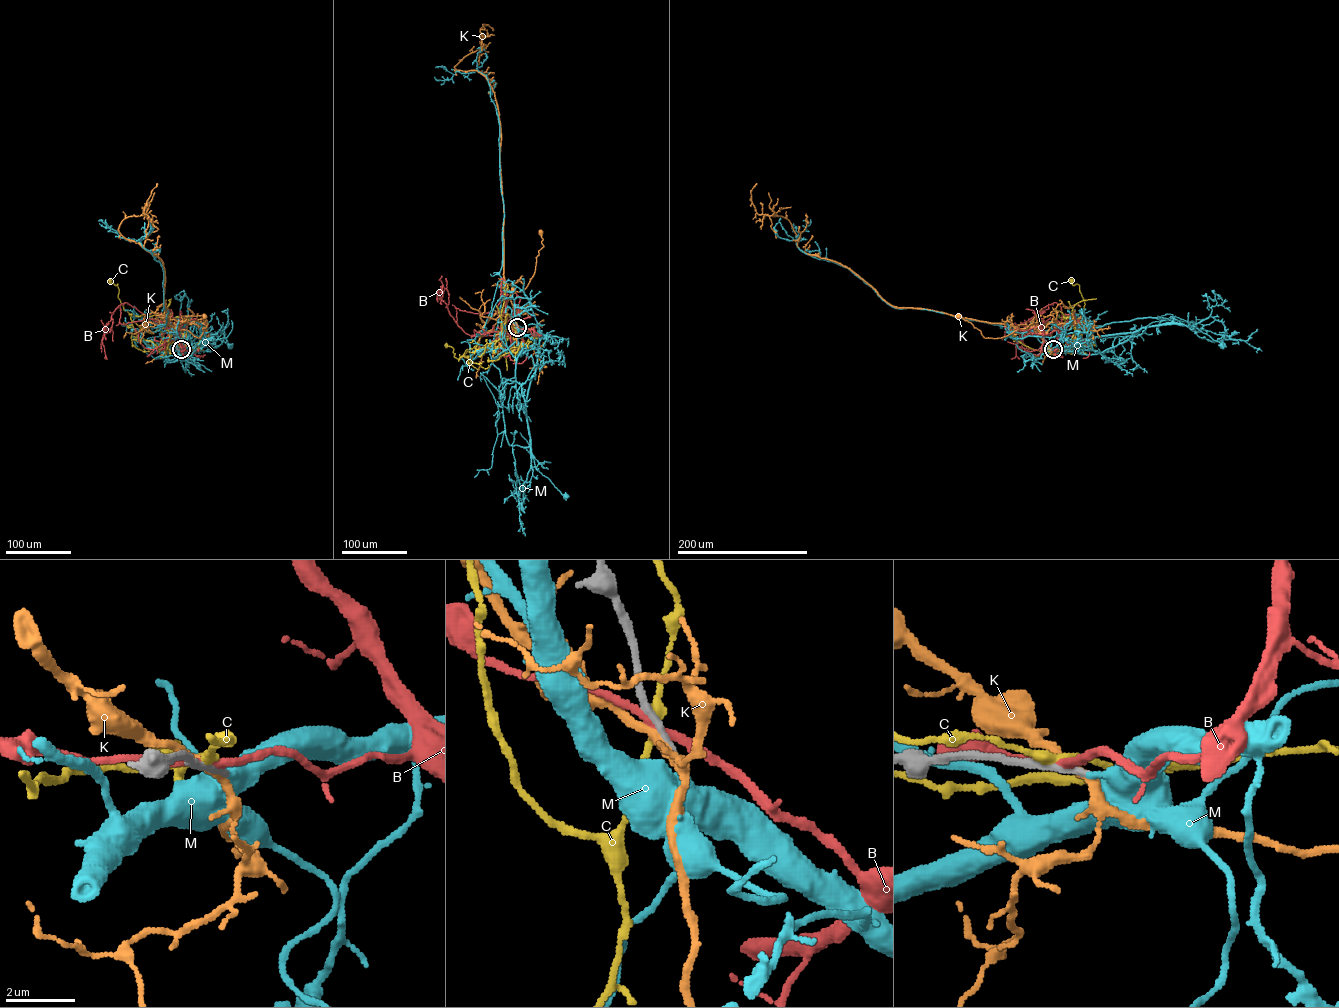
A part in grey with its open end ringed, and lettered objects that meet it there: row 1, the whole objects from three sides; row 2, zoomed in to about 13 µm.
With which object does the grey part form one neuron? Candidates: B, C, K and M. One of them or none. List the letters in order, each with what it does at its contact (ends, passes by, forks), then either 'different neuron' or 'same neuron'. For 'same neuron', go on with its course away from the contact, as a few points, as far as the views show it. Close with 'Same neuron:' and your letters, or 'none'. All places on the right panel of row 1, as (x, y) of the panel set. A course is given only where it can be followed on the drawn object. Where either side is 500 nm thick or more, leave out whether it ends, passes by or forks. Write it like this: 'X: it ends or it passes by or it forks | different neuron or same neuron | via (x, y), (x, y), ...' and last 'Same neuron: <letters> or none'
B: it passes by | different neuron
C: it passes by | different neuron
K: it passes by | different neuron
M: it ends | same neuron | via (1053, 349), (1060, 348), (1061, 336), (1071, 333), (1103, 336), (1169, 324), (1197, 328), (1222, 345)
Same neuron: M

